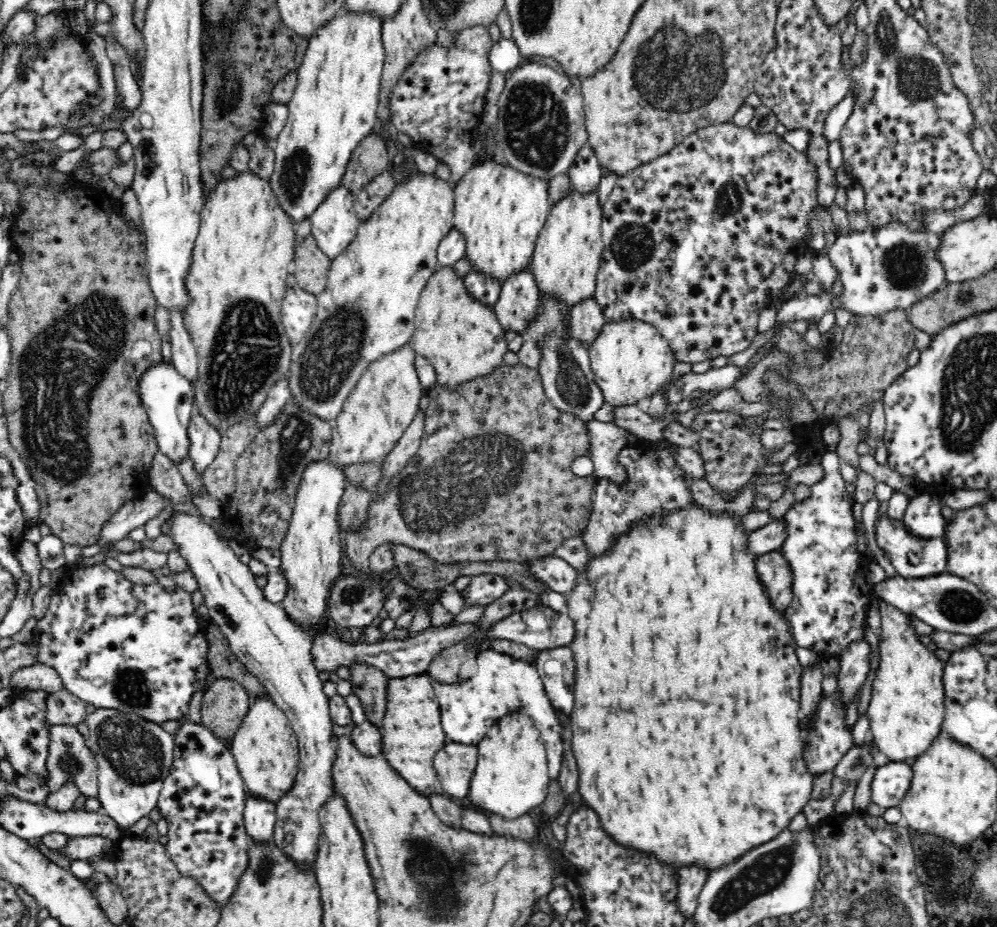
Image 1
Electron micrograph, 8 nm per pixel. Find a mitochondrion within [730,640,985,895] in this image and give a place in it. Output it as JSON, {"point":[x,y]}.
{"point":[856,765]}

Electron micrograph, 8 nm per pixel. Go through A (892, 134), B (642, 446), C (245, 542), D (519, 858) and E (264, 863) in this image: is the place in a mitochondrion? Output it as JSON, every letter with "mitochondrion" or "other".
{"A":"other","B":"other","C":"other","D":"other","E":"mitochondrion"}

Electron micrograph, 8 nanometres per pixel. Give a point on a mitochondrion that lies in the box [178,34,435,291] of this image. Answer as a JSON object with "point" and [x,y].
{"point":[227,88]}

